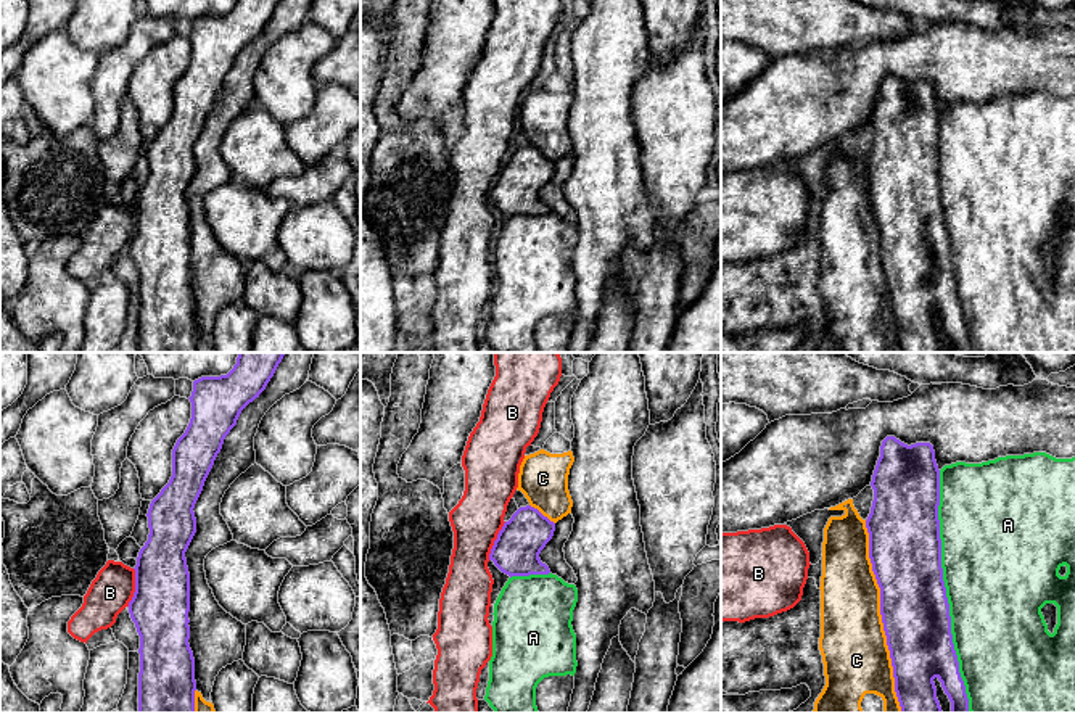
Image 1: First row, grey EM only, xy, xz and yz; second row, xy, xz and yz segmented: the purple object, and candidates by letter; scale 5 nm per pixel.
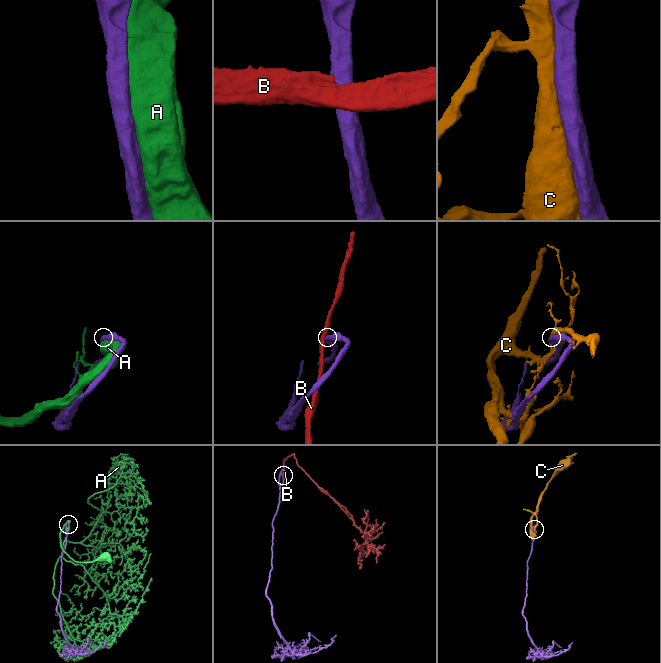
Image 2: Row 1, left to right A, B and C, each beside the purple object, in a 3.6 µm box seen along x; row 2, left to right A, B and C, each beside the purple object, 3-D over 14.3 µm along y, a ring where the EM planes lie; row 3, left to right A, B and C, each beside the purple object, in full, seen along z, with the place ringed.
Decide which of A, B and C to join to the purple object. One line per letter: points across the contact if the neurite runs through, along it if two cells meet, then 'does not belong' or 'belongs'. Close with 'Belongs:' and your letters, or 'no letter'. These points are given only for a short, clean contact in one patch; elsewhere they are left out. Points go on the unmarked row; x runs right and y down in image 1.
A: does not belong
B: border xy (134, 208), (134, 235), (127, 245); does not belong
C: does not belong
Belongs: no letter

